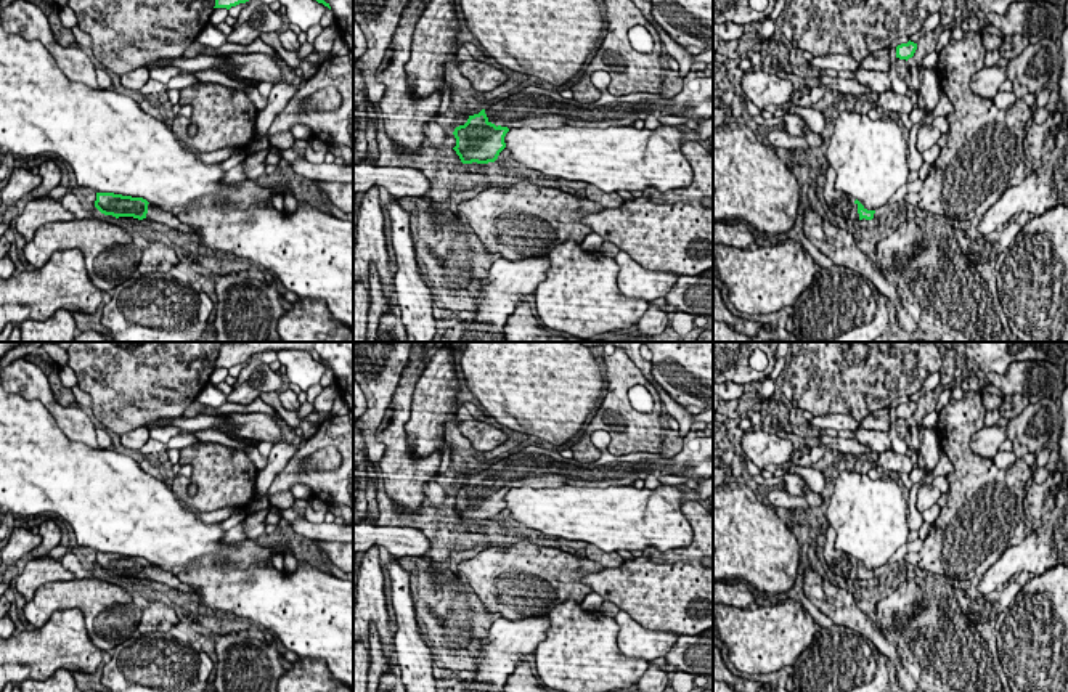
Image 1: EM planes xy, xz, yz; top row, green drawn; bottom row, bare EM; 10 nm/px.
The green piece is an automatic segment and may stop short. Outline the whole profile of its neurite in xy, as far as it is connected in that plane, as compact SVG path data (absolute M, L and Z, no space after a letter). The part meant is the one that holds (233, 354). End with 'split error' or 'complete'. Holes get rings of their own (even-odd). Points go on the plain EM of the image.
M230 342L222 344L218 355L215 358L214 368L226 368L236 366L239 363L249 361L255 353L262 353L267 350L281 352L281 350L307 350L313 360L329 366L318 352L315 350L316 342Z | complete

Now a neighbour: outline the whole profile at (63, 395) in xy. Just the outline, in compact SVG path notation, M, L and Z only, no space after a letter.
M58 376L50 381L50 387L51 387L55 400L61 406L77 406L72 389L64 387Z

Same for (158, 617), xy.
M151 597L151 602L146 609L141 609L141 620L138 625L140 634L146 633L167 633L175 625L178 625L178 613L175 609L154 600Z

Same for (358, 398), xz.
M353 371L353 430L355 430L355 422L365 411L366 411L366 398L363 395L363 390L360 389L360 384L355 379L355 371Z

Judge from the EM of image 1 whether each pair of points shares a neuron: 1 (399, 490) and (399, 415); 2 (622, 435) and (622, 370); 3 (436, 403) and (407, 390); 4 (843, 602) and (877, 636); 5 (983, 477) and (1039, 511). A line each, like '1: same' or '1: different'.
1: same
2: same
3: different
4: same
5: different

